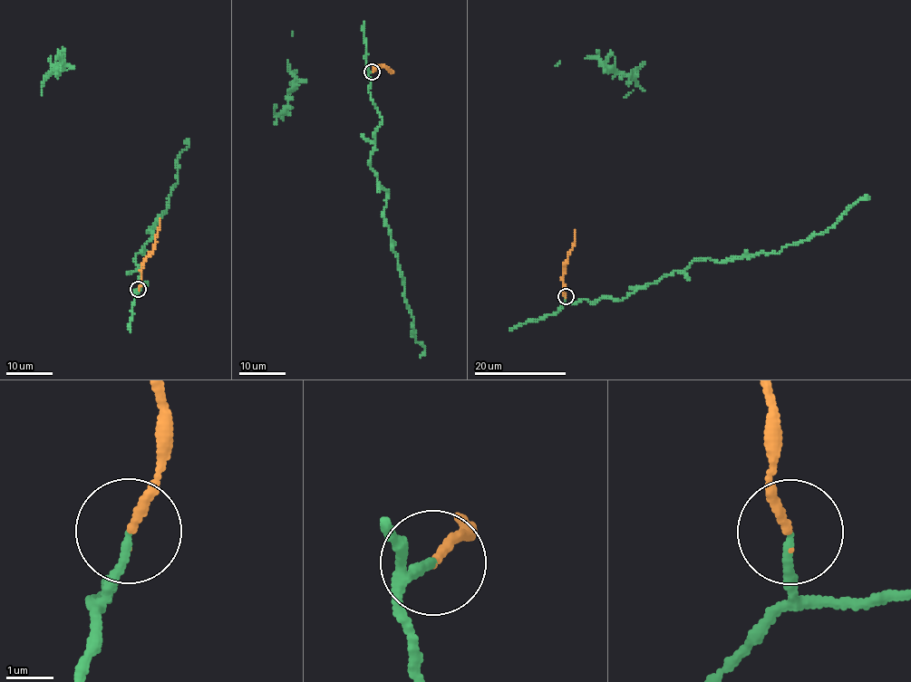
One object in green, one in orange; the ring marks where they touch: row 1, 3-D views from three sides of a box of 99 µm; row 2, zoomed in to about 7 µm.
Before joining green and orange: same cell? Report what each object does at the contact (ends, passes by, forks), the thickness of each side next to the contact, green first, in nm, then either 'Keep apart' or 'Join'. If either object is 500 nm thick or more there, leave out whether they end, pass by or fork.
At the ring green ends. At the ring orange ends. Thickness 160 nm (green) against 180 nm. Join

